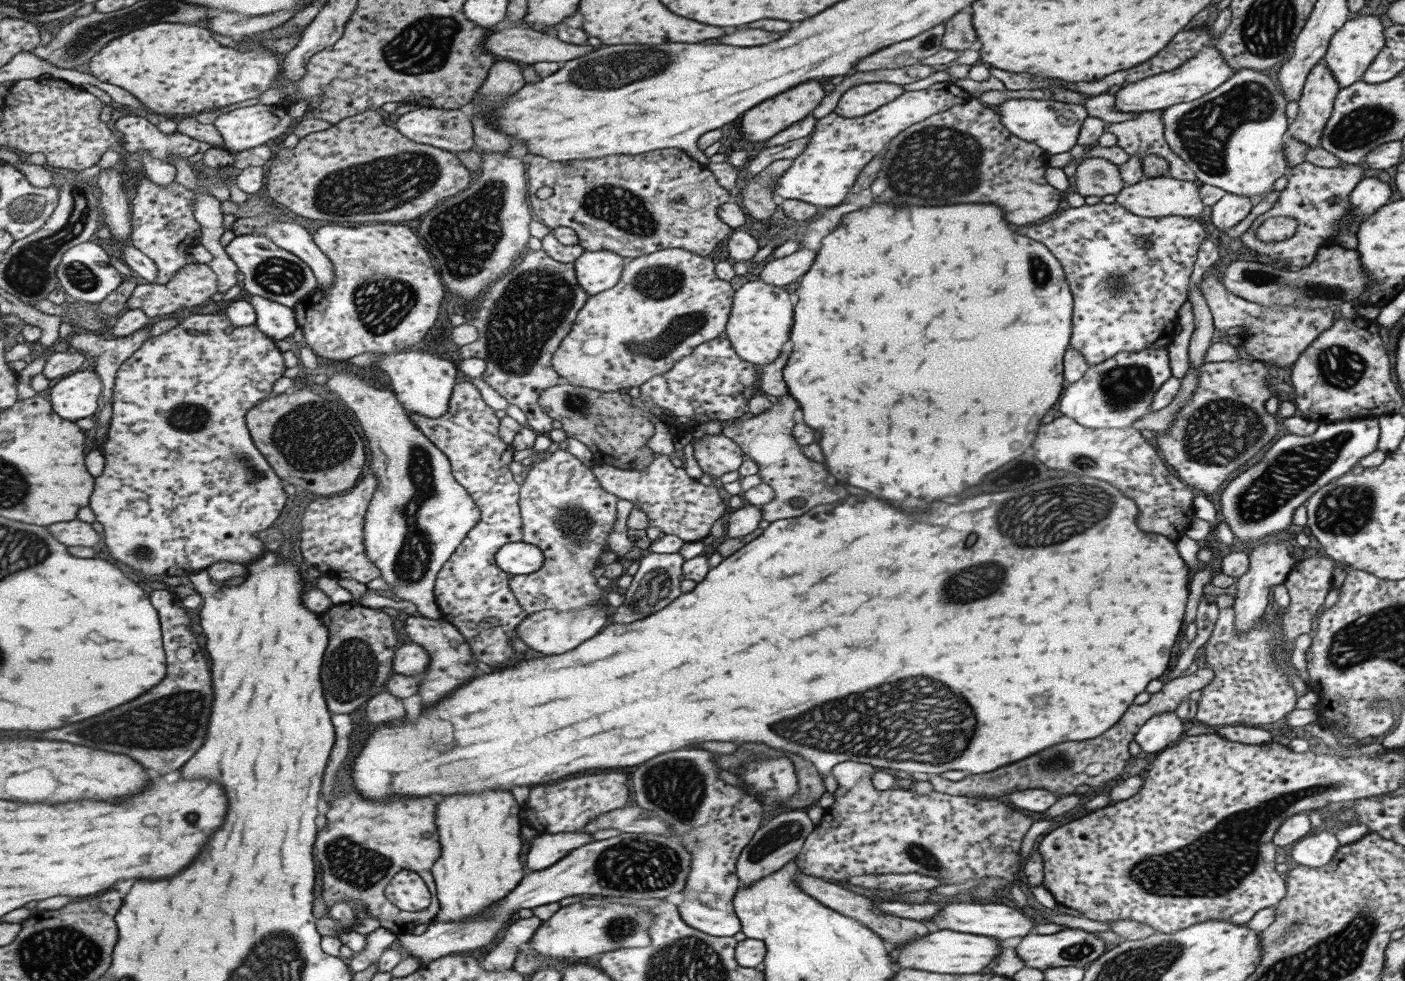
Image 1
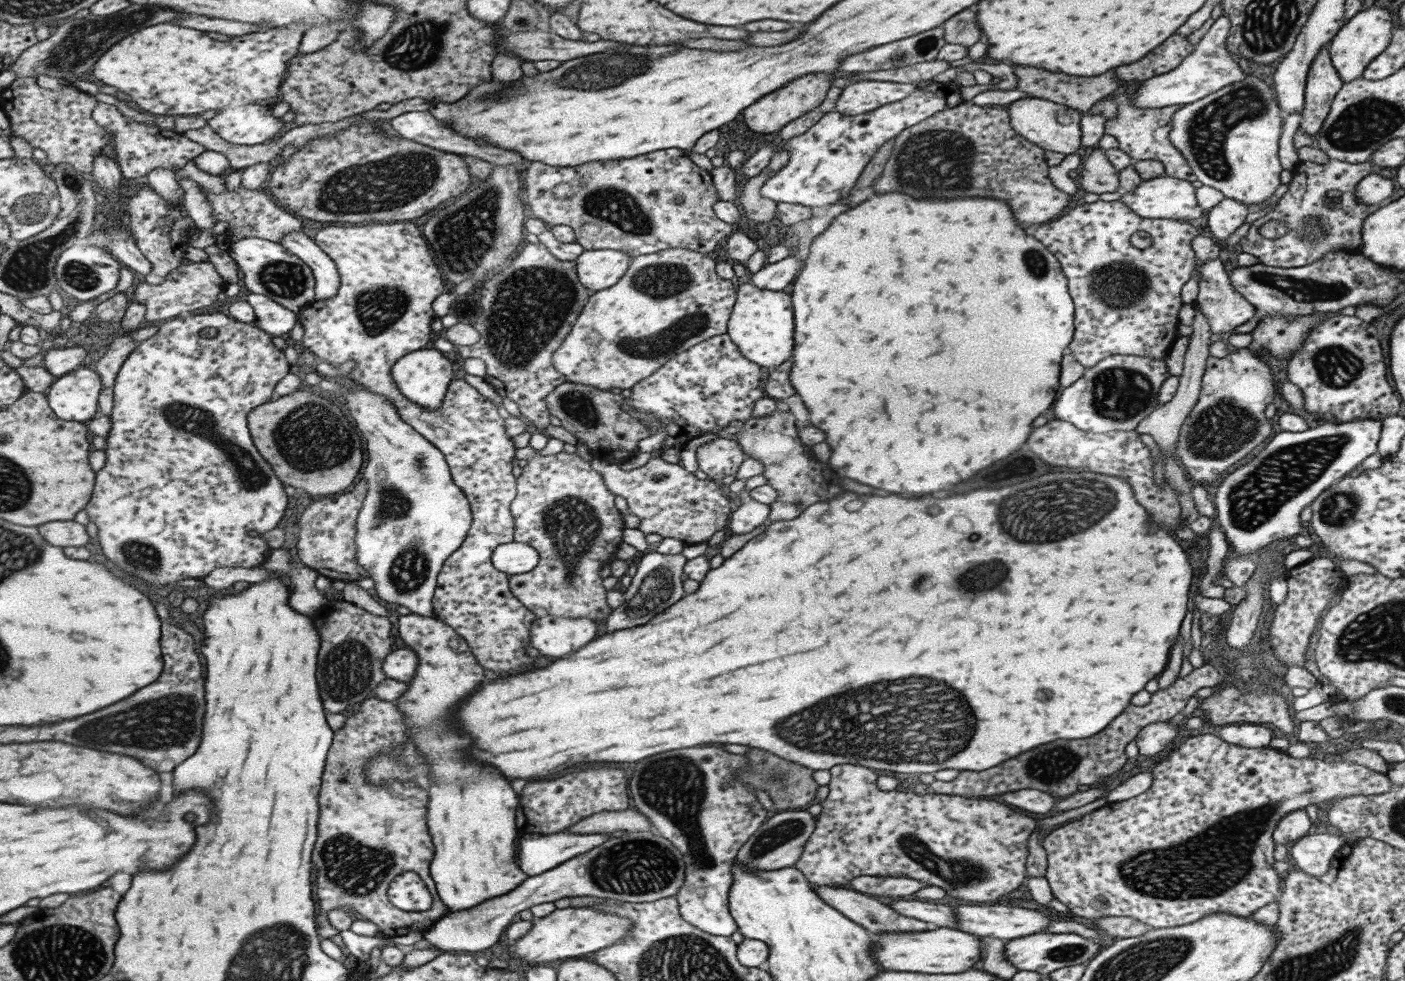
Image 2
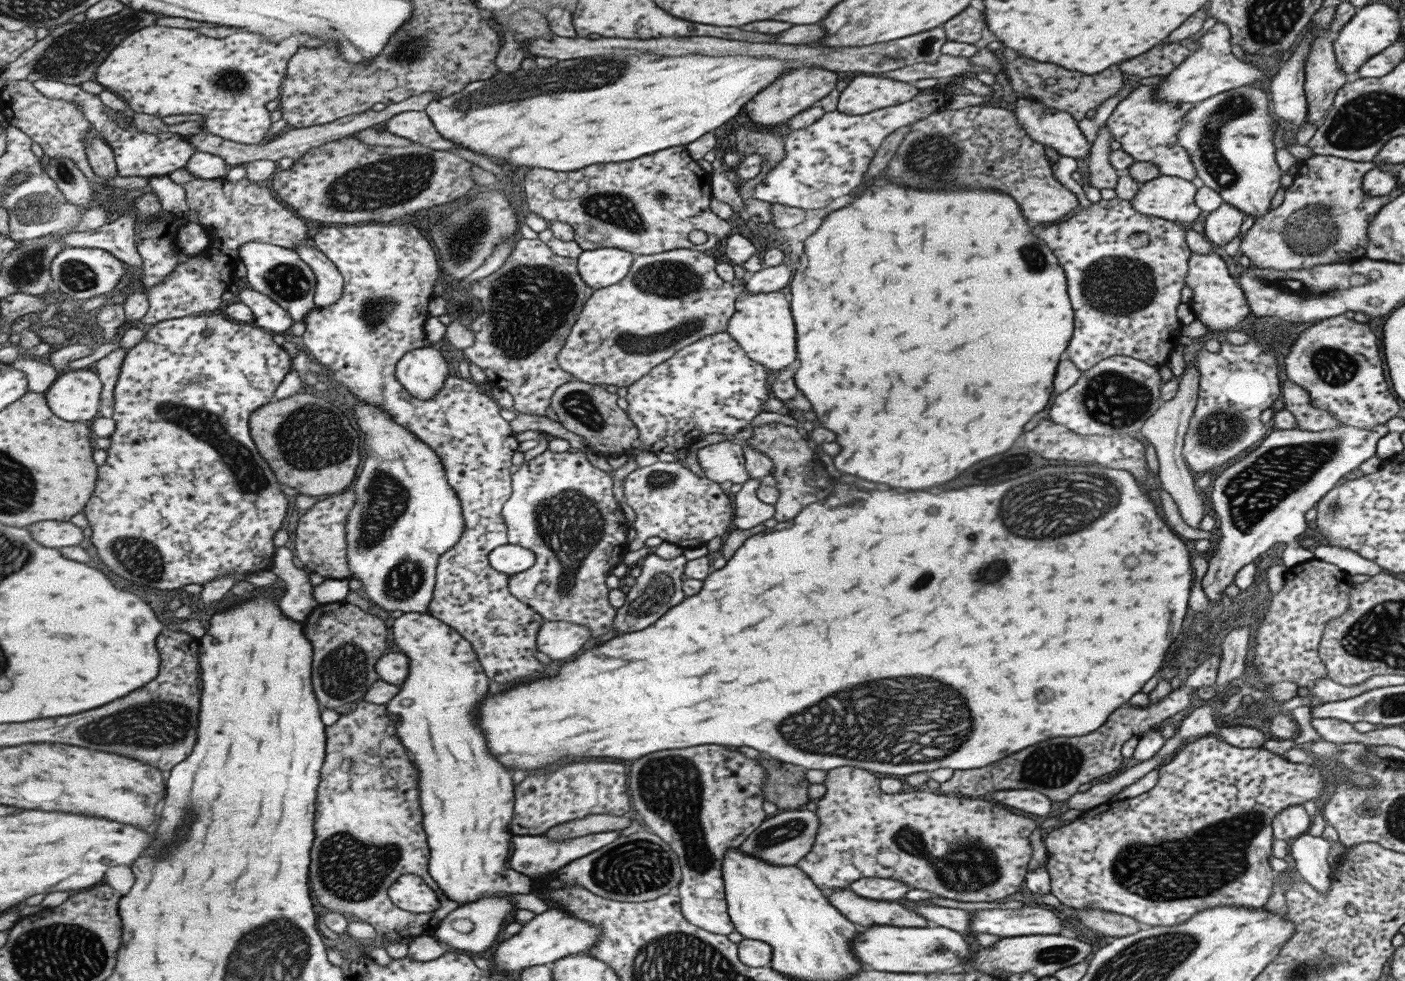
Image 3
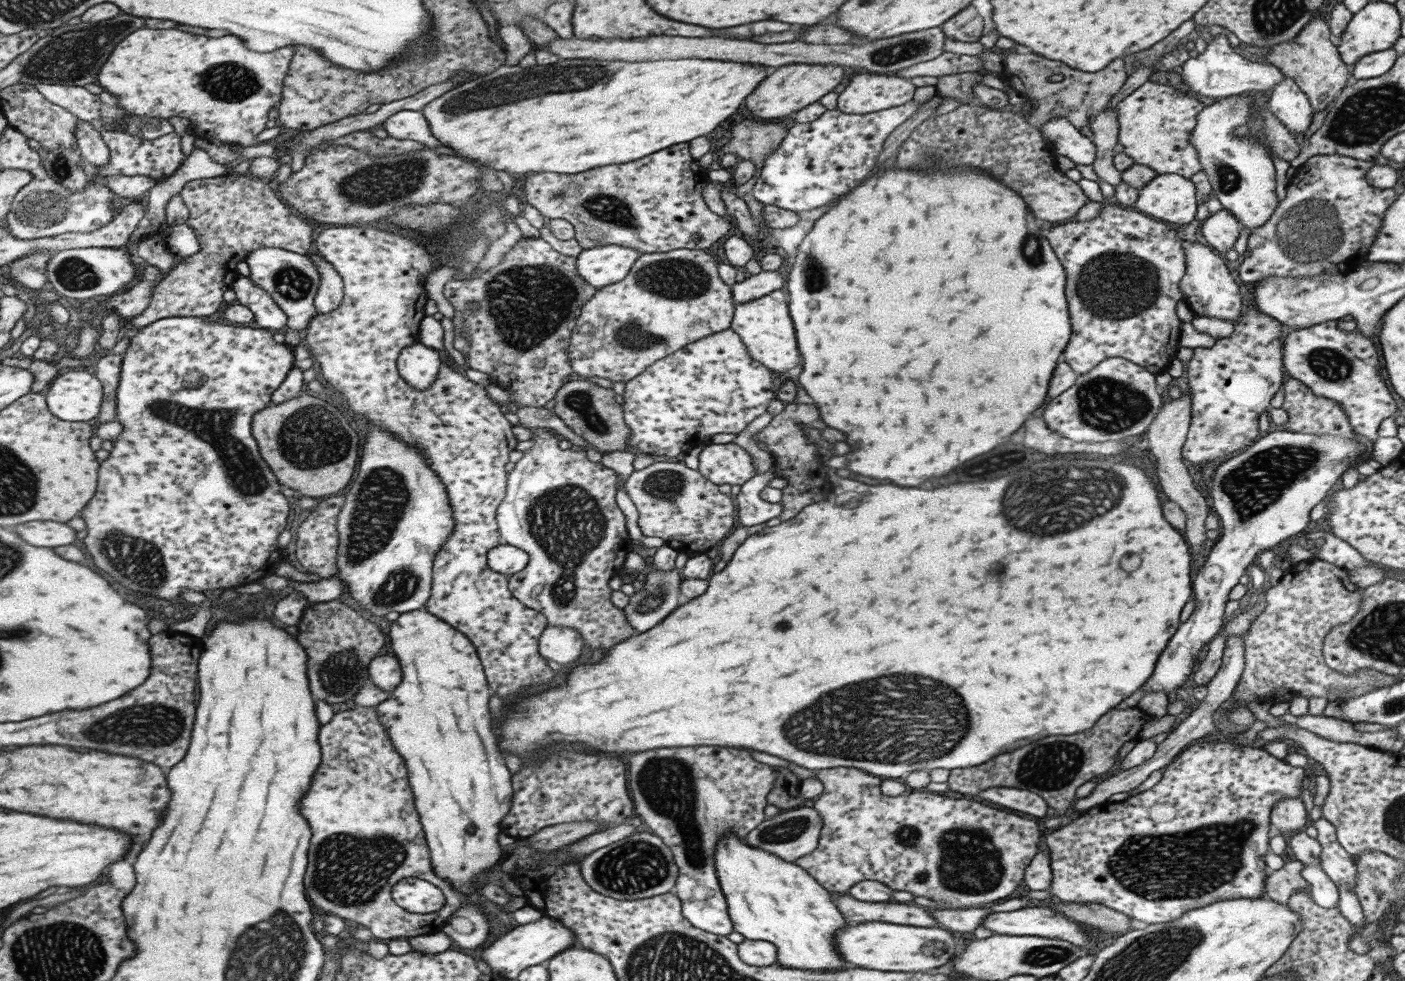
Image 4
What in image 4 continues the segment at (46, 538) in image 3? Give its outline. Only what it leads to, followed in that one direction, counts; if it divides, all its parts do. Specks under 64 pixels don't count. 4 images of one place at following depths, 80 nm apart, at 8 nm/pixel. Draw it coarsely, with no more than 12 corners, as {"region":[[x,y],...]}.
{"region":[[37,522],[15,526],[39,548],[67,546],[77,532],[67,524]]}

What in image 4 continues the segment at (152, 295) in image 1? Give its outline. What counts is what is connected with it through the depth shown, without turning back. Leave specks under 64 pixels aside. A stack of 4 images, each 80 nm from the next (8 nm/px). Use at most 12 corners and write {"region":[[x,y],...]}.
{"region":[[251,174],[180,192],[201,252],[153,292],[137,329],[211,316],[261,248],[311,254],[313,228]]}

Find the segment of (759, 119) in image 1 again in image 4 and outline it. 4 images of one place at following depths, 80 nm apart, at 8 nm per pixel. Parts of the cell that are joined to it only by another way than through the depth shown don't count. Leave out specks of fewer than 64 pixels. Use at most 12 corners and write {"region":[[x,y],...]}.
{"region":[[827,64],[777,68],[744,98],[763,121],[790,118],[841,84]]}

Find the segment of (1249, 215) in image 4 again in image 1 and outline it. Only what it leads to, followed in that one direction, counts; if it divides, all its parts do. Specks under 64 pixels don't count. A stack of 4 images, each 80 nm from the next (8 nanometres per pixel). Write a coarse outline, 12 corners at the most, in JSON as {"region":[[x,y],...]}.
{"region":[[1242,68],[1162,109],[1201,185],[1256,200],[1287,169],[1276,82]]}

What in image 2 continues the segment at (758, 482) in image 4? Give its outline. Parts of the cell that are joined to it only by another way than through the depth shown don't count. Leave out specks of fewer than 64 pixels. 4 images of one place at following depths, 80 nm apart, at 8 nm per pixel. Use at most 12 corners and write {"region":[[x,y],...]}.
{"region":[[736,495],[726,526],[733,534],[753,530],[768,518],[770,506],[749,498]]}

